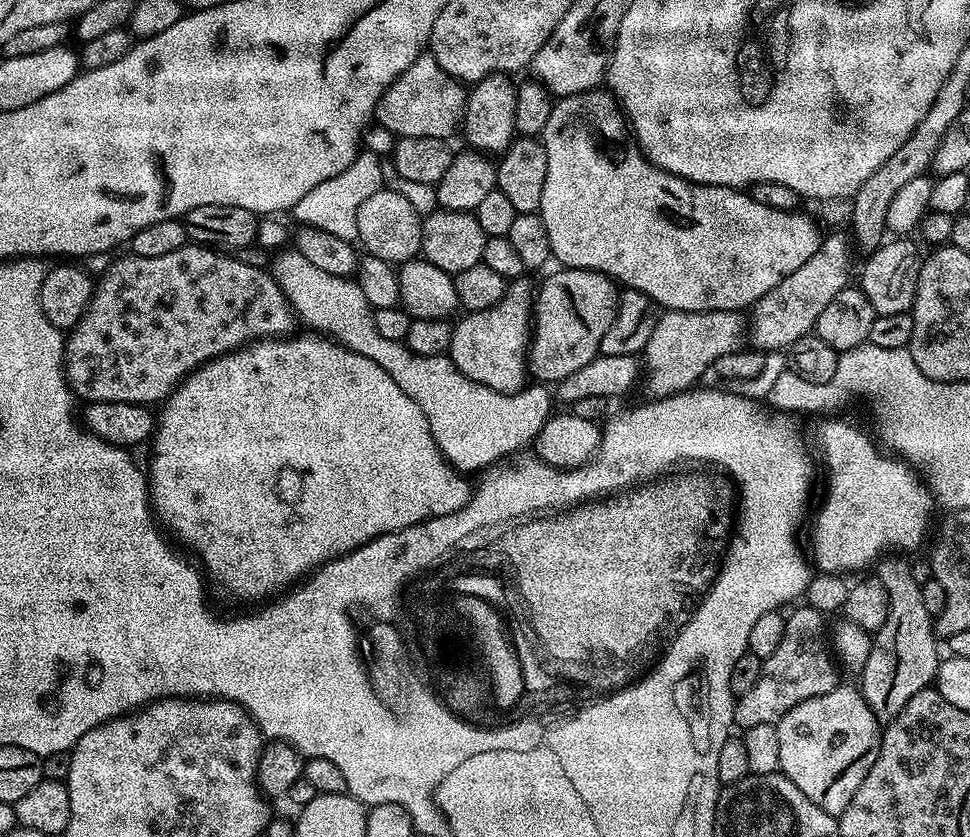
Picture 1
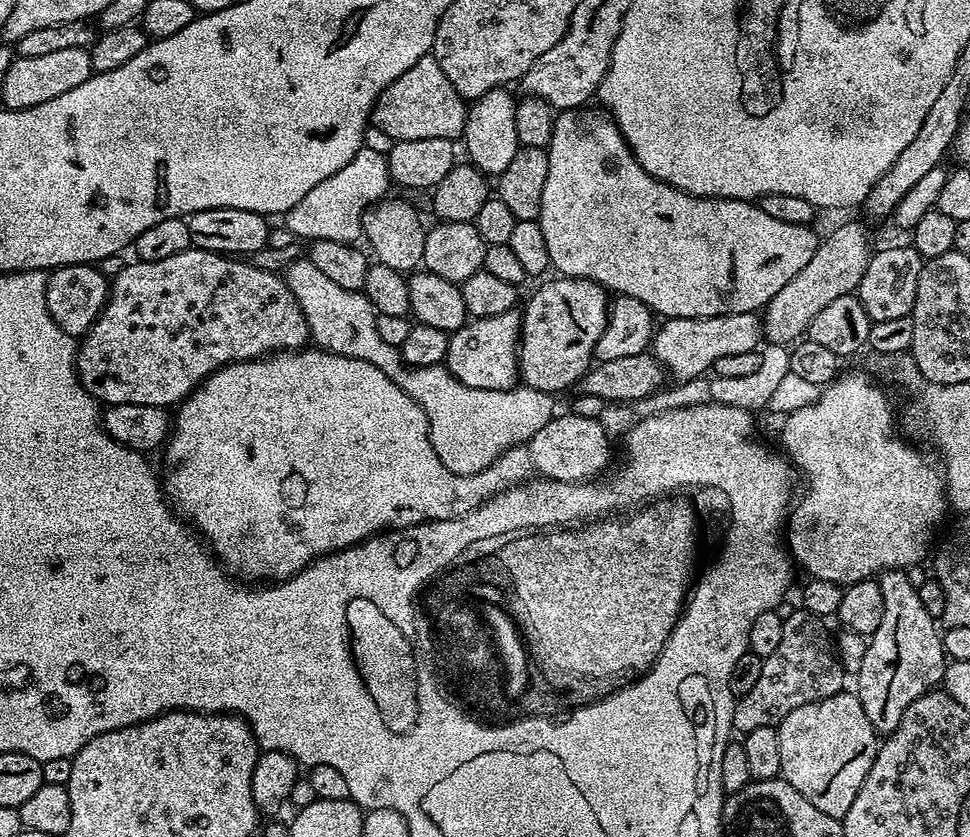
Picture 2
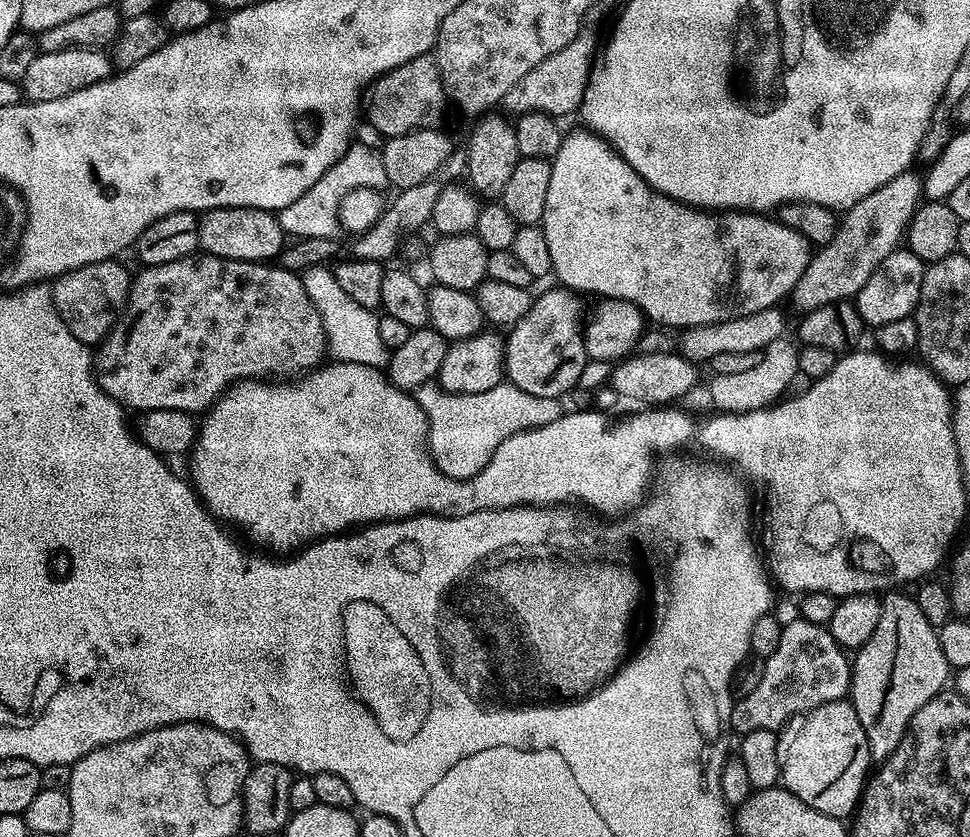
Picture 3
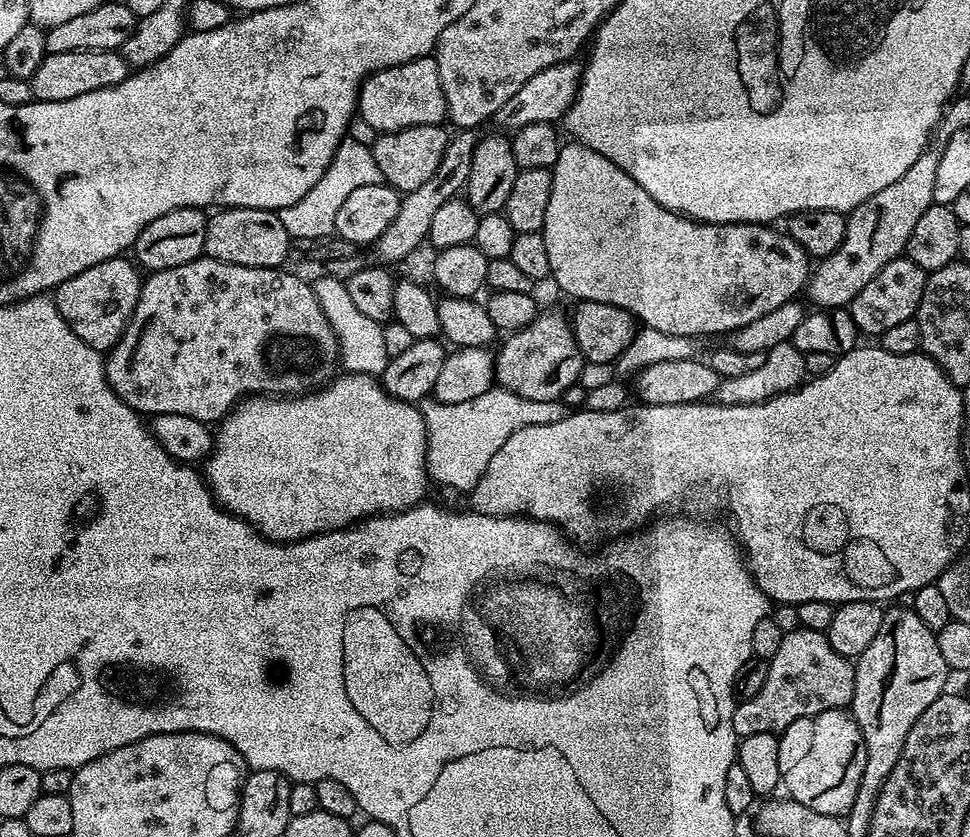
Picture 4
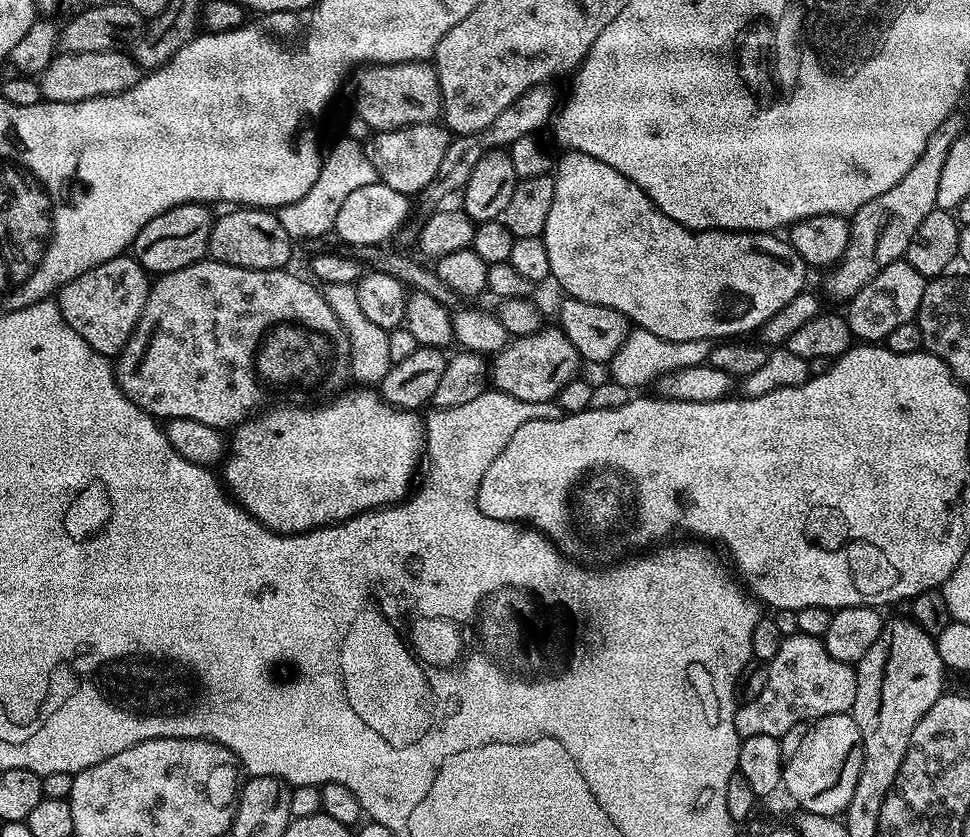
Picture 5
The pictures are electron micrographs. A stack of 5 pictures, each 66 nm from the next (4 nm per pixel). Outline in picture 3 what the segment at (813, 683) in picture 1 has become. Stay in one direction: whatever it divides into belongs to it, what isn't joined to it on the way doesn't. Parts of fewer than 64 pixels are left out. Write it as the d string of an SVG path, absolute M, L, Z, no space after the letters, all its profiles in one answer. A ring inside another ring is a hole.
M799 619L784 626L782 639L778 642L778 650L774 650L774 654L770 654L770 658L764 662L762 682L758 686L758 690L754 690L754 694L746 694L746 698L733 703L731 731L736 734L754 730L776 732L783 728L790 718L794 718L798 714L814 710L826 702L845 699L852 686L852 669L849 657L844 656L847 656L845 649L837 644L825 625Z

